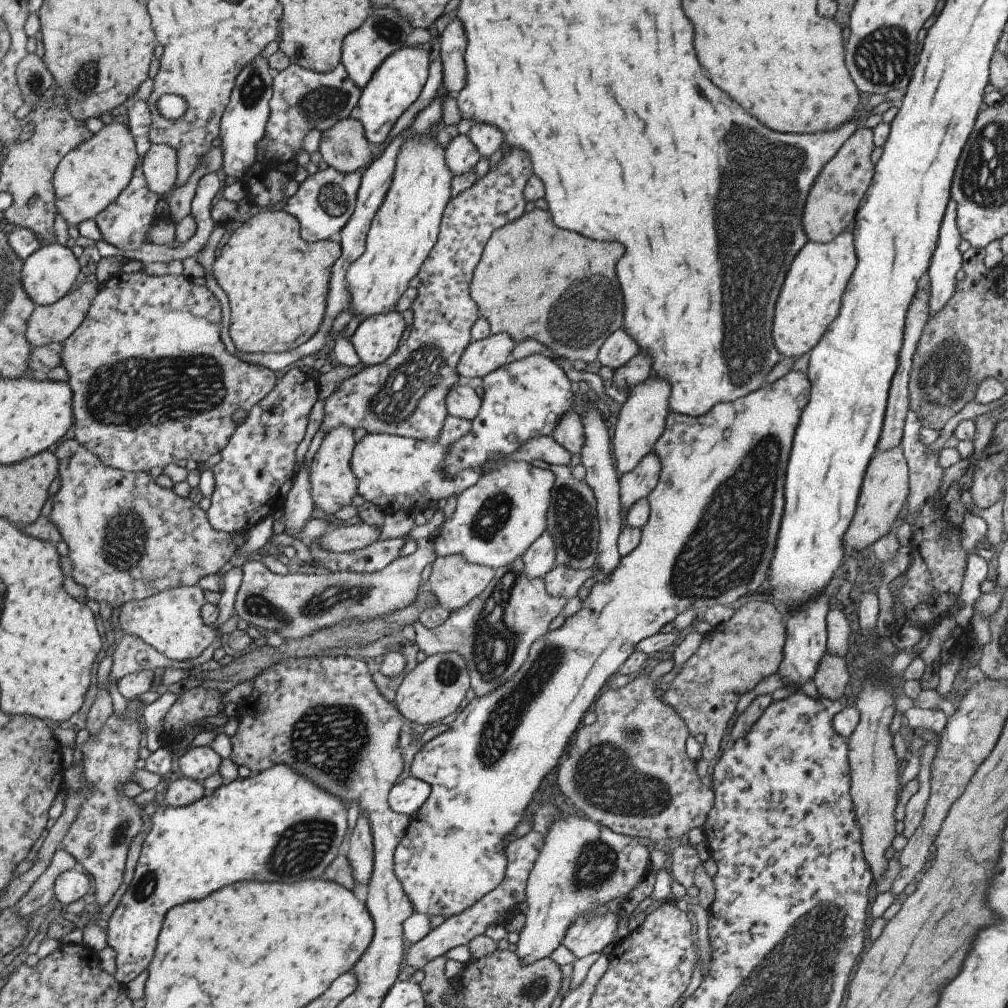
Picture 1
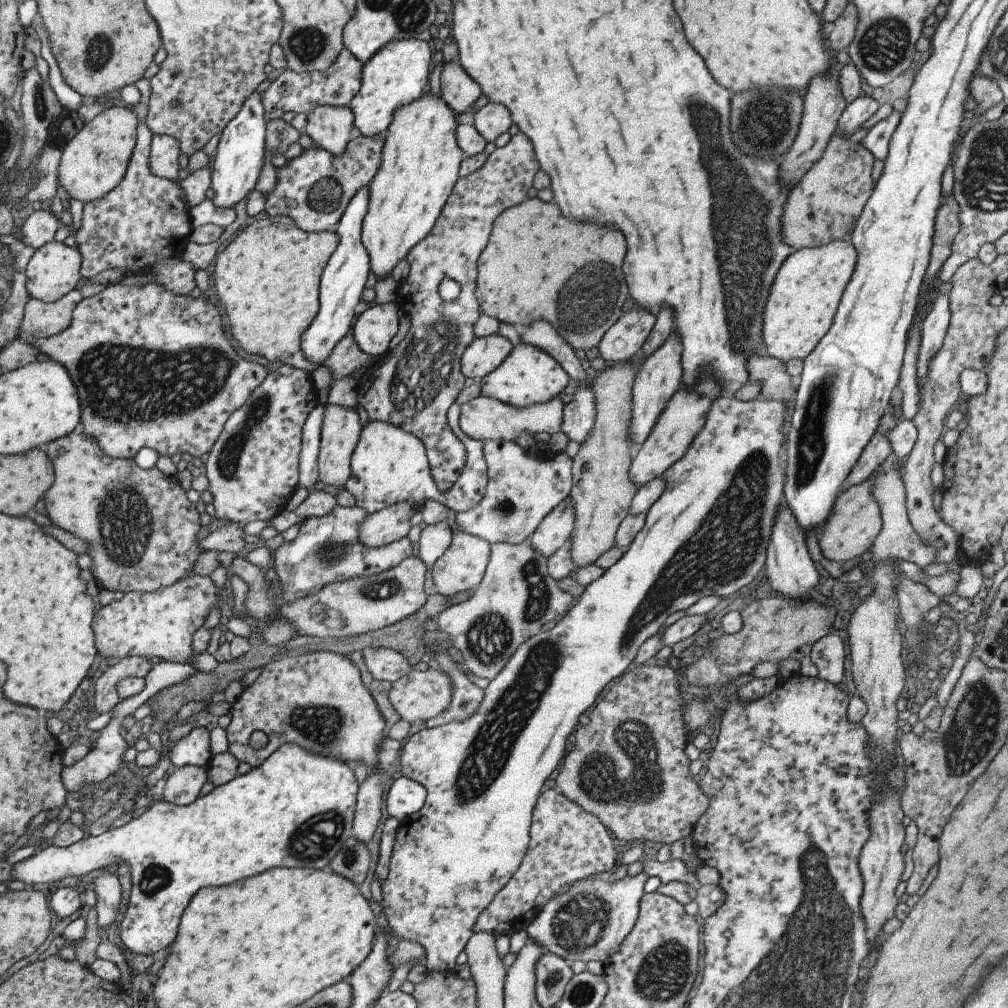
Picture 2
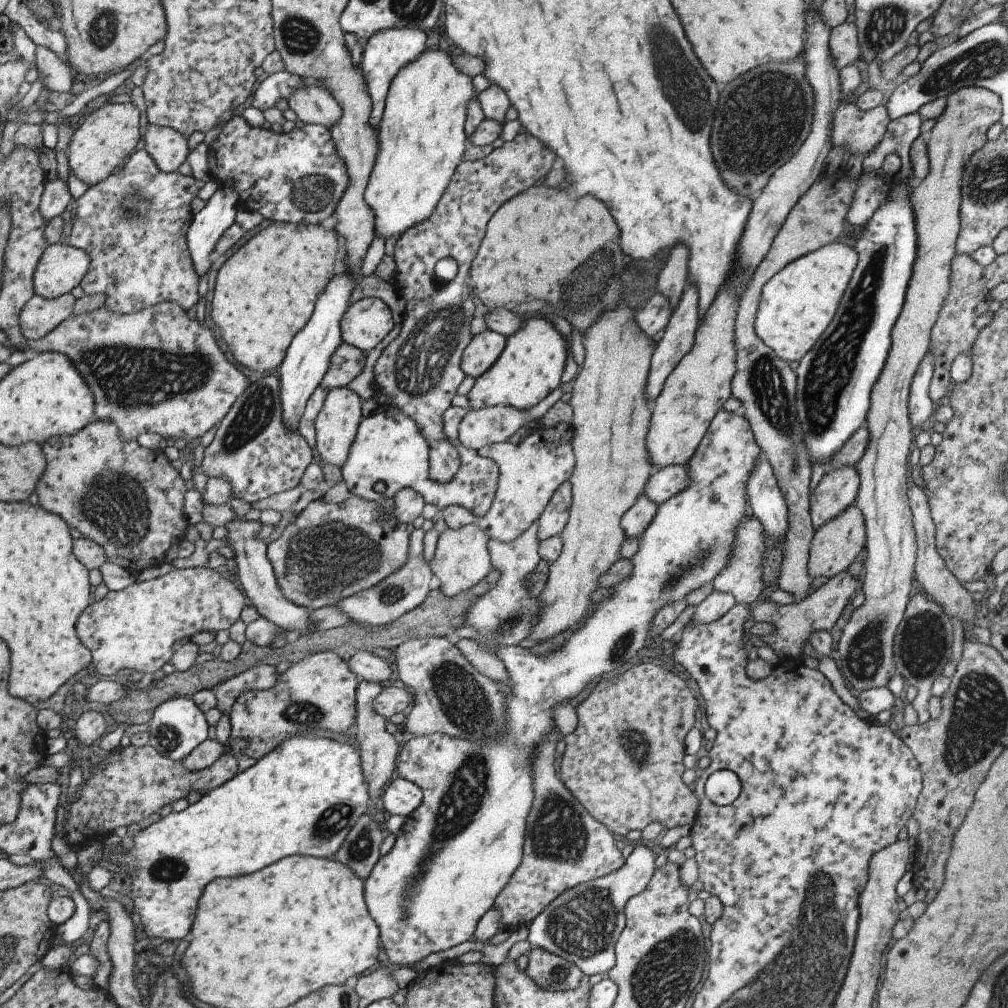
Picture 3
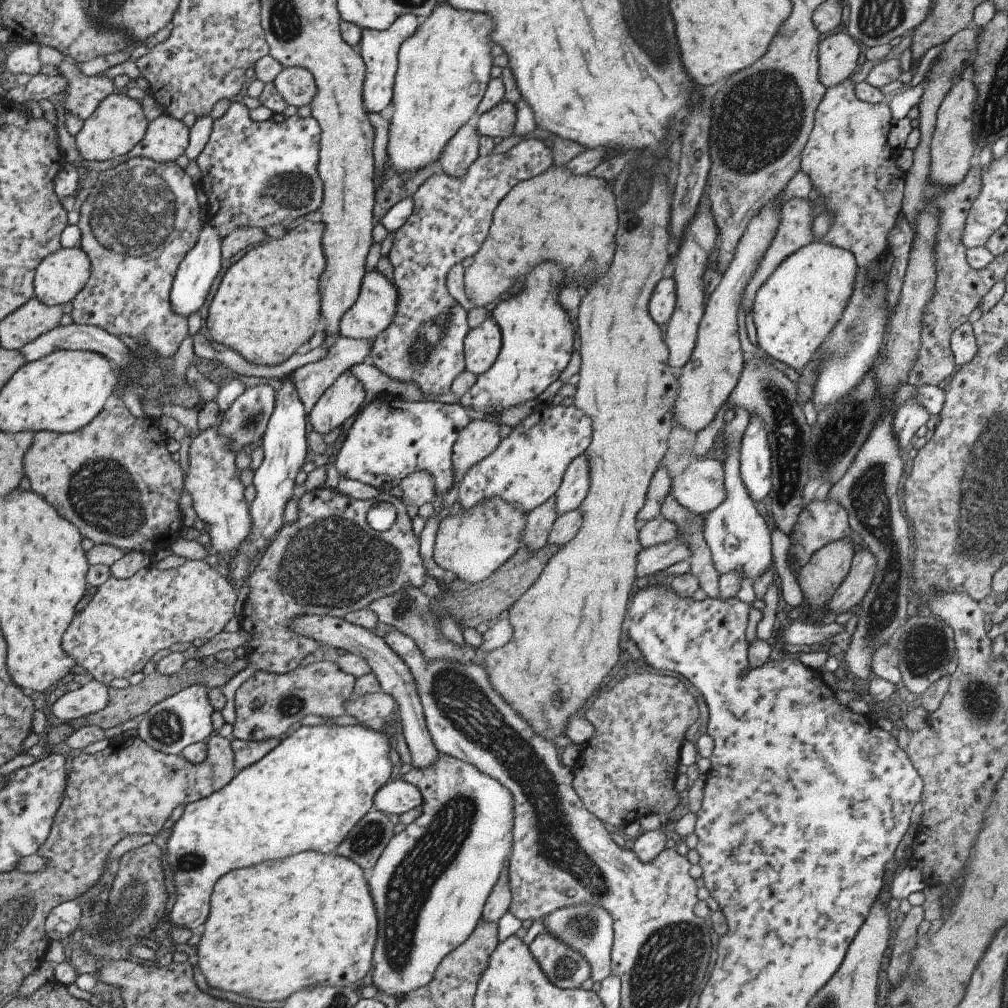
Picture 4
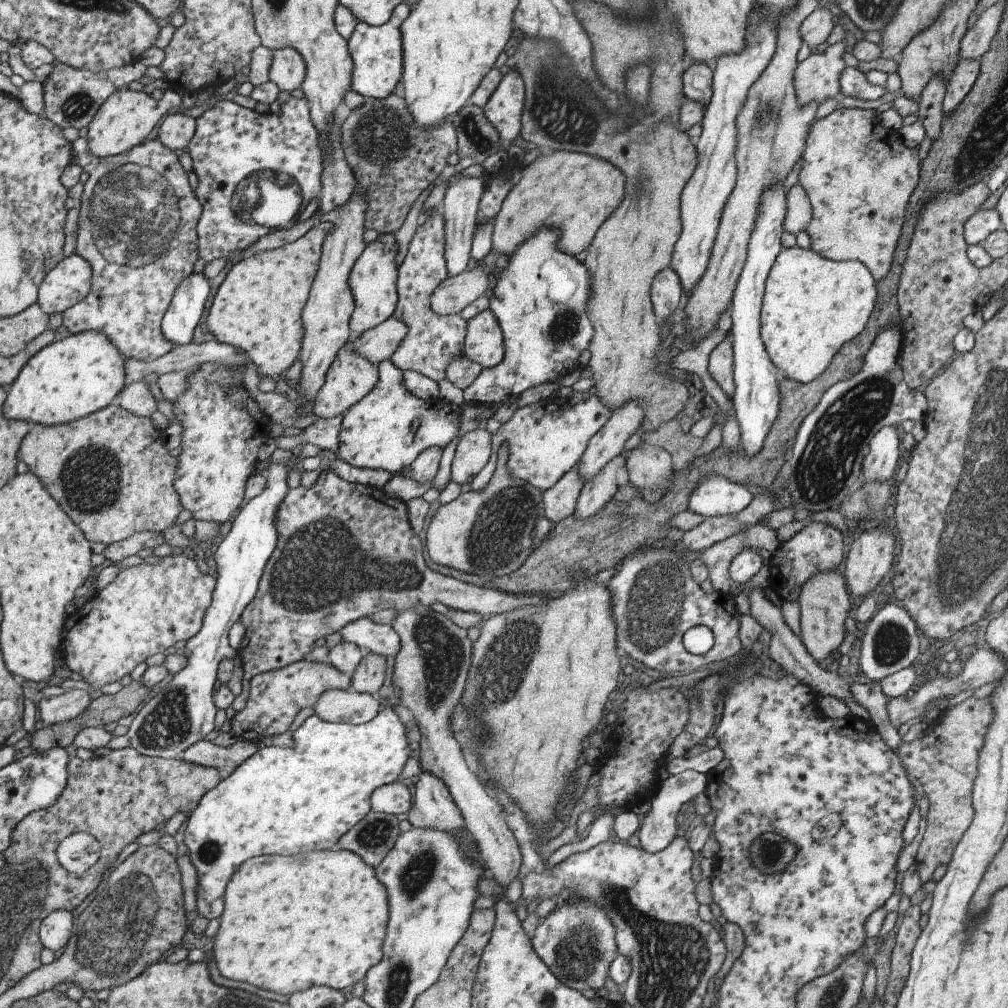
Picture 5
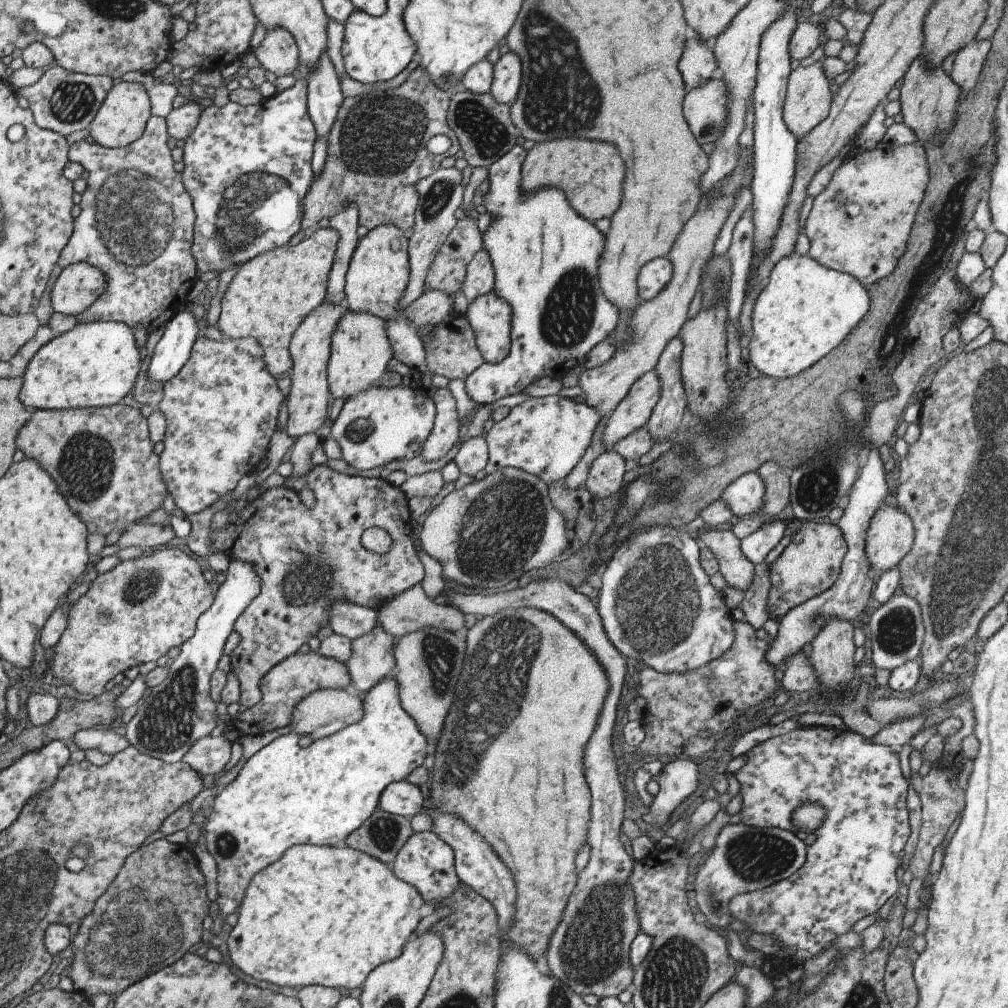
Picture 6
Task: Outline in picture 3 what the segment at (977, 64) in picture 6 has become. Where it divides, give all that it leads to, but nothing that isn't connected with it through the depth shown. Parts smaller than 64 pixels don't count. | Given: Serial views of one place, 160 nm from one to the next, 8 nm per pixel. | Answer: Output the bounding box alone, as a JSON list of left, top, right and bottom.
[837,87,1000,691]

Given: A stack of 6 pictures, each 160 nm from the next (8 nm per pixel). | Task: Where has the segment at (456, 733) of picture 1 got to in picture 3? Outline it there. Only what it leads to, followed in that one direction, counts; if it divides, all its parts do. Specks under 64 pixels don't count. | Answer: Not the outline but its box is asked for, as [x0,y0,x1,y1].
[362,409,760,967]

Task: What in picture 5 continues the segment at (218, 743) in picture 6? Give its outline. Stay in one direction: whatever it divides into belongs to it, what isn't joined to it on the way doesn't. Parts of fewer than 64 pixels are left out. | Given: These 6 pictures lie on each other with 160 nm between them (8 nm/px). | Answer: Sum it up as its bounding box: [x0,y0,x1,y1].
[177,739,257,775]

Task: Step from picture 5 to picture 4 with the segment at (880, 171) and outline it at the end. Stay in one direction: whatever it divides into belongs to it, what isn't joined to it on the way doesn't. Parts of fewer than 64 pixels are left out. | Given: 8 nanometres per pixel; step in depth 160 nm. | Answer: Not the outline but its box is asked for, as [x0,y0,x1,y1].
[800,77,905,269]

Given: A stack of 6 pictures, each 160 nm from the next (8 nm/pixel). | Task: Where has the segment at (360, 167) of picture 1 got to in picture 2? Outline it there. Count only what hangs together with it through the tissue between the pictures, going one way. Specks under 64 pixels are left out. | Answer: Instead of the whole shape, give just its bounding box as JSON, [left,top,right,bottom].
[305,106,355,158]

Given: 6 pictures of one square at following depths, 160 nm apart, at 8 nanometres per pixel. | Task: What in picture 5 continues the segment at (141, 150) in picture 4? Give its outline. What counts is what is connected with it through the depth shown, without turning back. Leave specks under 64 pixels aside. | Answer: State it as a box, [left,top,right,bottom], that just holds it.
[157,113,196,151]

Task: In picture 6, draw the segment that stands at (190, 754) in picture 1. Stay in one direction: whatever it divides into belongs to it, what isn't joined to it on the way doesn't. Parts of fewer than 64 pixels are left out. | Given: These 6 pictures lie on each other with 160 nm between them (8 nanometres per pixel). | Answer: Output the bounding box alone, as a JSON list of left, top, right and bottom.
[124,561,259,763]

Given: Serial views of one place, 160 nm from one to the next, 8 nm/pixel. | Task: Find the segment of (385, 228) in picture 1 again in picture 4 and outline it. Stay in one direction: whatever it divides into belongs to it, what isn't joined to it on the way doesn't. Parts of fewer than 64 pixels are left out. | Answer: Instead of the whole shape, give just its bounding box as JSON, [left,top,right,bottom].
[385,2,493,174]

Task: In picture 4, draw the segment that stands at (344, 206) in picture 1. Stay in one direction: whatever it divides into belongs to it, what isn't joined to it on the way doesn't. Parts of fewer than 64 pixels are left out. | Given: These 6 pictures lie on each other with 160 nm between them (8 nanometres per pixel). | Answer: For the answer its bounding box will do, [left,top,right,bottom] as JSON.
[195,102,323,239]

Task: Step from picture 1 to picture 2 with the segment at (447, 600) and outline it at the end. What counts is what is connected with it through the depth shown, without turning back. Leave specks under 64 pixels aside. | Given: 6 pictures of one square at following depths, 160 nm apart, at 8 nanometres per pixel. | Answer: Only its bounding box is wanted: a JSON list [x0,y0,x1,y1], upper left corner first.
[431,532,490,596]

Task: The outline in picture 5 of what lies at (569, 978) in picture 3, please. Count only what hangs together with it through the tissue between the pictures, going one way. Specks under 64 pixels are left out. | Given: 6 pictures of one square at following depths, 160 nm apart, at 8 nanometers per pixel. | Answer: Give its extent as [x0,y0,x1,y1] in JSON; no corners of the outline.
[531,897,617,991]

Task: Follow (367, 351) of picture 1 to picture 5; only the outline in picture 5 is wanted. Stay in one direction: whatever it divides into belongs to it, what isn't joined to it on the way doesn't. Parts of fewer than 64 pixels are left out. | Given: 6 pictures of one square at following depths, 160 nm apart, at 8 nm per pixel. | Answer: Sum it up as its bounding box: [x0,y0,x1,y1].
[347,233,398,336]

